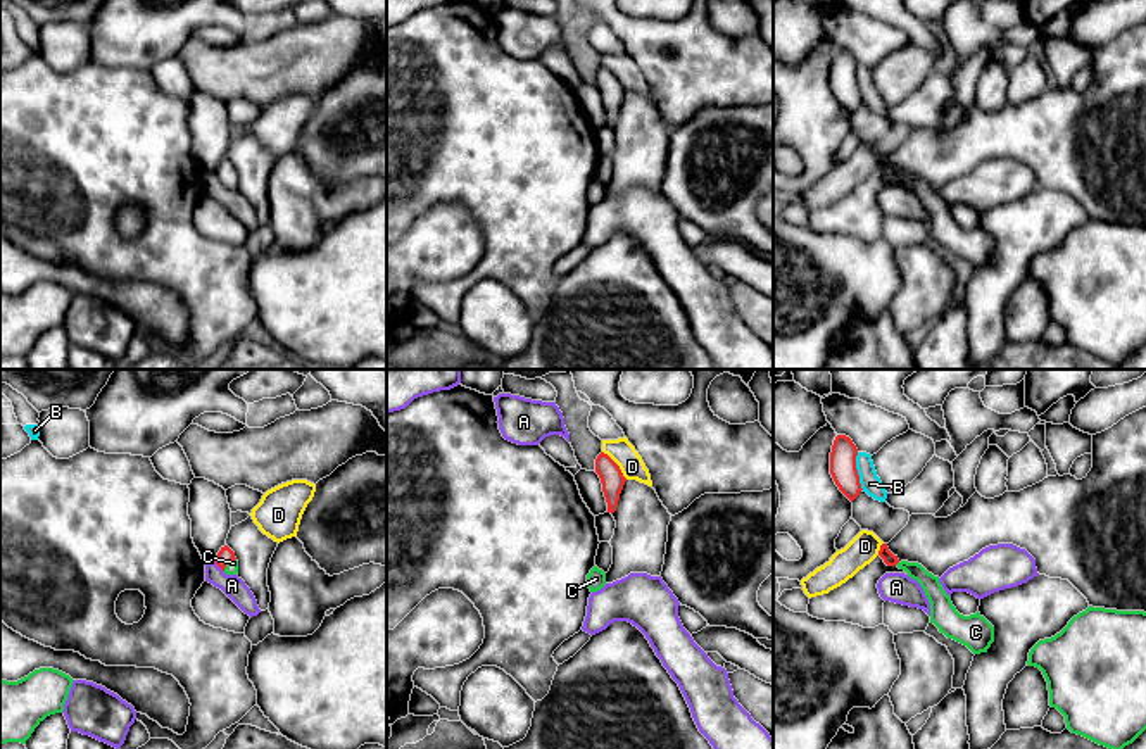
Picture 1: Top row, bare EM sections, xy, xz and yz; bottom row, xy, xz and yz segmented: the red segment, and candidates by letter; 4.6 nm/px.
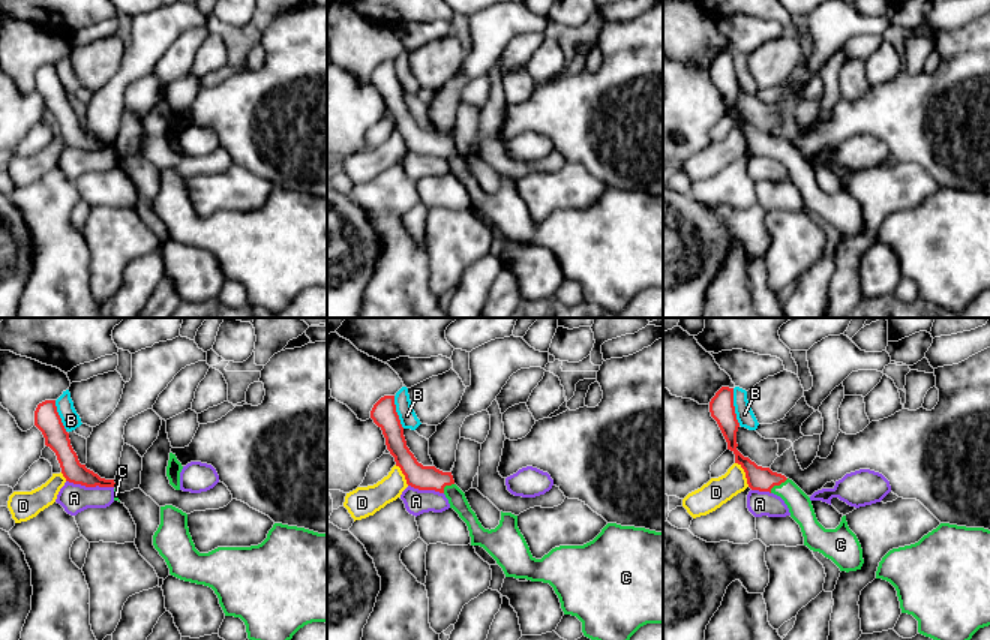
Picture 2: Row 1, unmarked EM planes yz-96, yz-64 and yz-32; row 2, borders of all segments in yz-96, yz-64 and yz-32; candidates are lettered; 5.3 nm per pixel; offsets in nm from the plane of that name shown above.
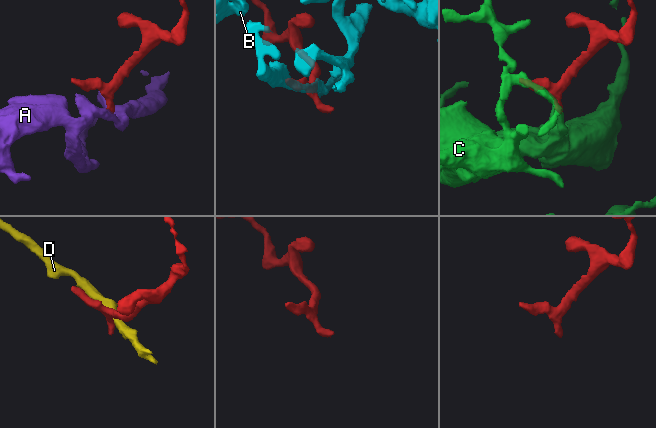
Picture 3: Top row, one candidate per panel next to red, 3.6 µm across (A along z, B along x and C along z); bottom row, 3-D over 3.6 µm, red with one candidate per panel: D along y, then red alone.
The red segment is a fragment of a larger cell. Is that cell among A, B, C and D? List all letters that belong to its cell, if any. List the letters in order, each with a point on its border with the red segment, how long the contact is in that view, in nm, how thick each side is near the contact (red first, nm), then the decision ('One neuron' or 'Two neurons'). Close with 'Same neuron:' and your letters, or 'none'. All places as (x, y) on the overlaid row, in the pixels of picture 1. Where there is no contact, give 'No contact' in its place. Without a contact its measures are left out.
A: Touches red at xy (218, 565). Shared border 70 nm. Thickness 70 nm (red) against 100 nm. Two neurons
B: Touches red at yz (856, 472). Shared border 180 nm. Thickness 130 nm (red) against 90 nm. Two neurons
C: Touches red at yz (896, 563). Shared border 30 nm. Thickness 60 nm (red) against 90 nm. One neuron
D: Touches red at xz (617, 465). Shared border 180 nm. Thickness 110 nm (red) against 120 nm. Two neurons
Same neuron: C

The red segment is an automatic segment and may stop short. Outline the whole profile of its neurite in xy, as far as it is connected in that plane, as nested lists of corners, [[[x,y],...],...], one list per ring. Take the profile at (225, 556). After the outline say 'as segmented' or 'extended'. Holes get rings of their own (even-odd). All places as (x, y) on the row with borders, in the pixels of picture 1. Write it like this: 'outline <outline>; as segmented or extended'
outline [[[224,545],[216,556],[216,564],[226,573],[226,575],[236,575],[238,573],[238,561],[235,557],[235,552]]]; extended

